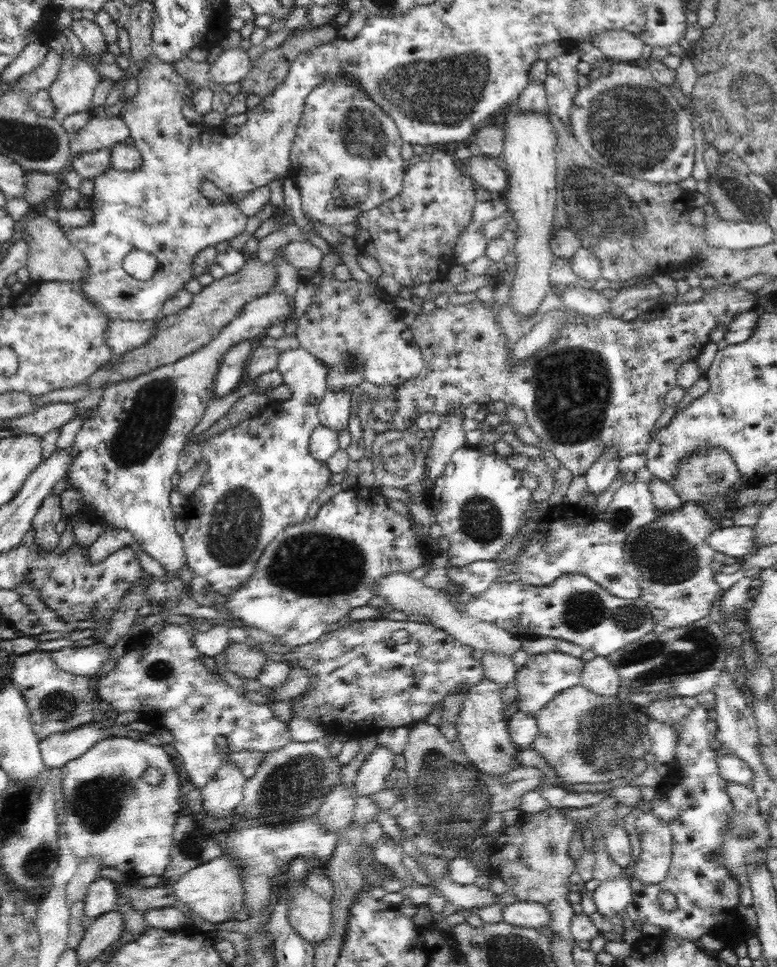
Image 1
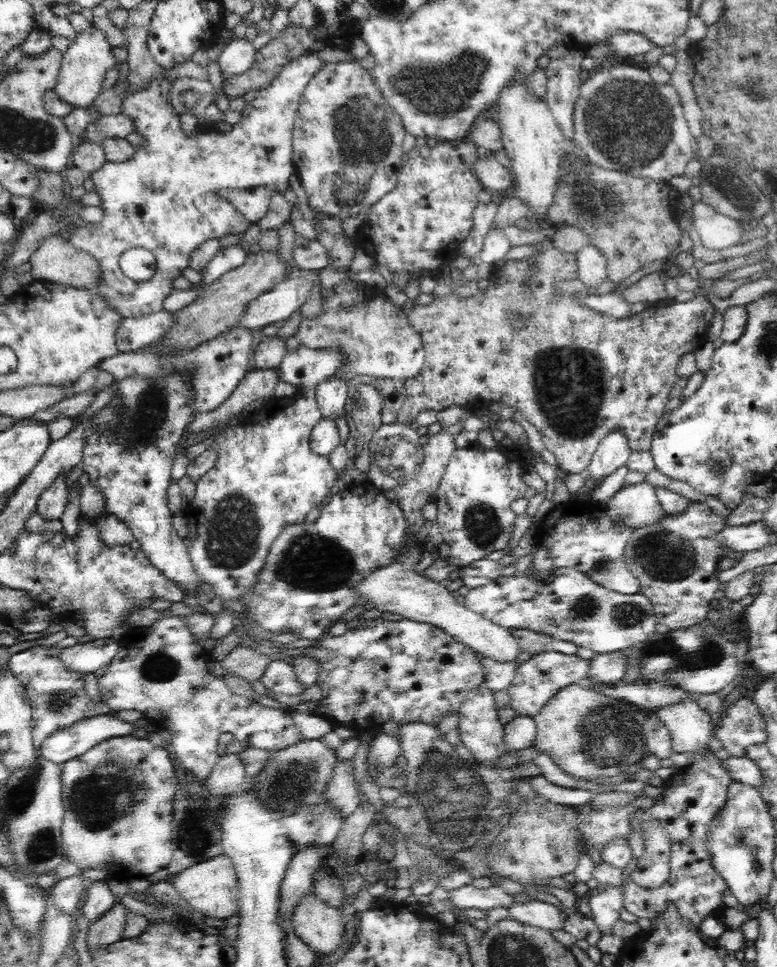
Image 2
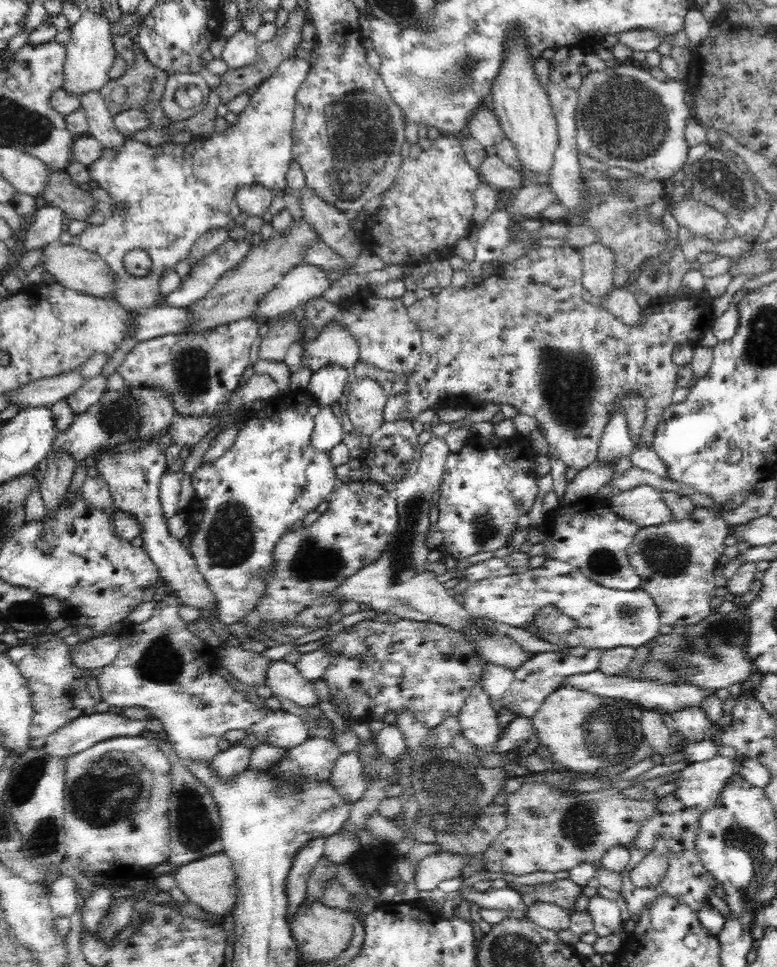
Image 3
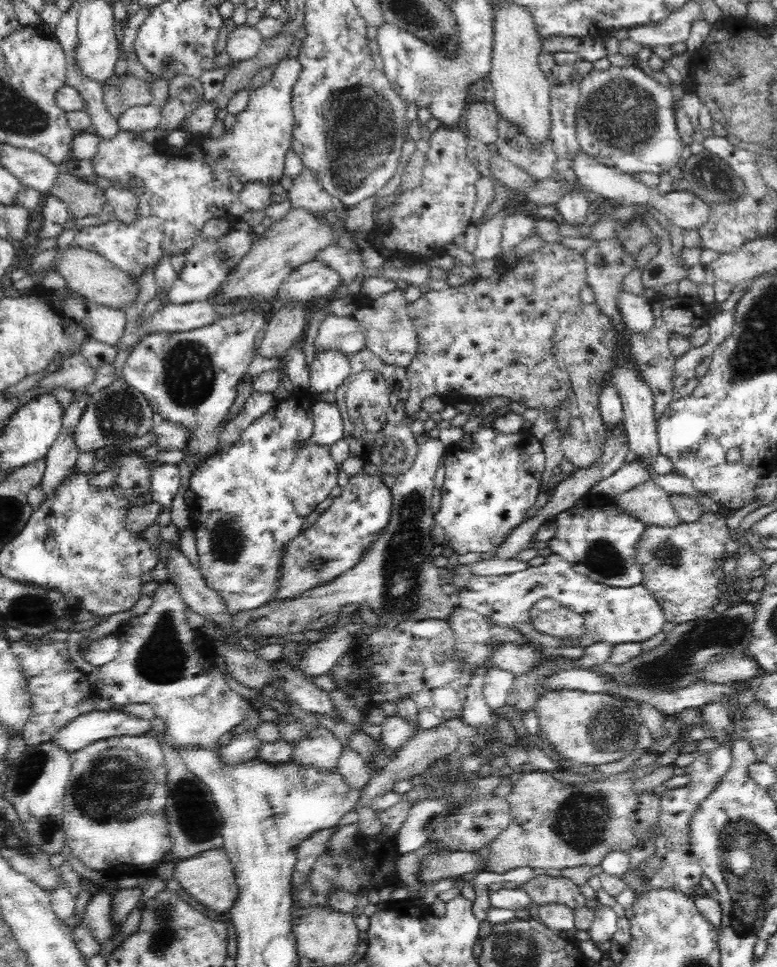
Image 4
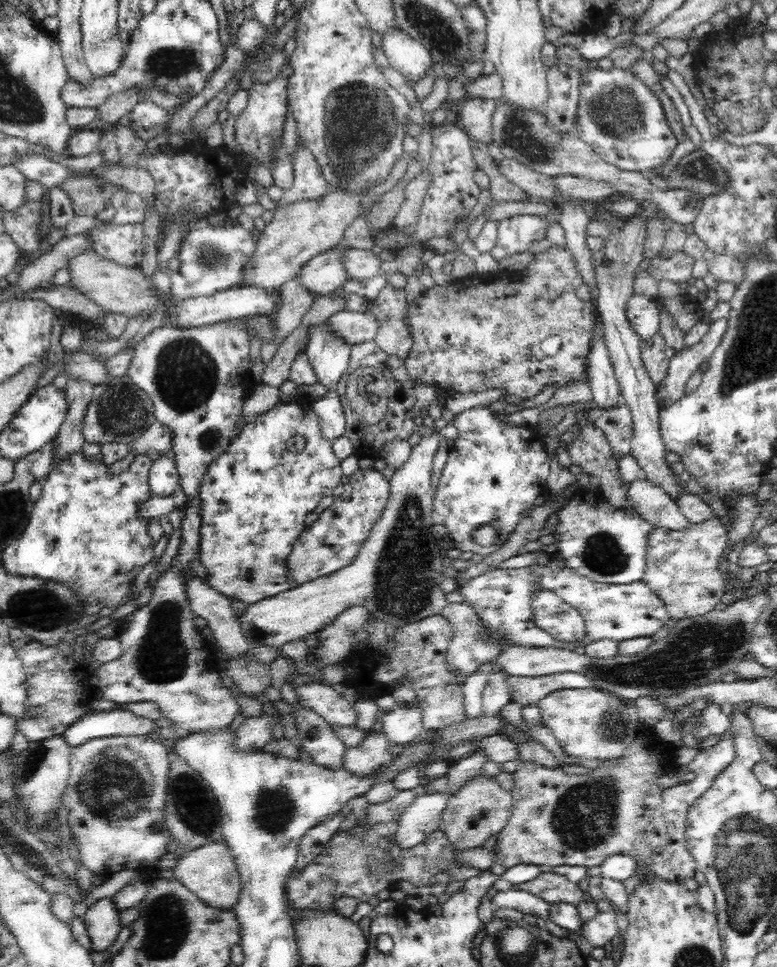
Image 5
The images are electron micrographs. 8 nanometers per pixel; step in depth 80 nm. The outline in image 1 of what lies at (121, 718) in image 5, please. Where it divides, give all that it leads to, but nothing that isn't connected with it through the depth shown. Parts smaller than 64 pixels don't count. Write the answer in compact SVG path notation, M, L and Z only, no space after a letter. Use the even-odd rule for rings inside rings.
M88 723L72 731L50 735L39 741L43 763L51 770L60 770L69 760L88 752L105 737L106 731L98 723Z

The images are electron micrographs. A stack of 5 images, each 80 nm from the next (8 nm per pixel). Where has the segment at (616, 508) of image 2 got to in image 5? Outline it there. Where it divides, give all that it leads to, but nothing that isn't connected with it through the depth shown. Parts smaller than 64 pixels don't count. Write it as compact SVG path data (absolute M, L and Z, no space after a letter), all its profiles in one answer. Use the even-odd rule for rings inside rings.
M636 479L628 488L629 513L651 522L653 527L665 530L687 530L691 523L682 514L676 501L647 479Z

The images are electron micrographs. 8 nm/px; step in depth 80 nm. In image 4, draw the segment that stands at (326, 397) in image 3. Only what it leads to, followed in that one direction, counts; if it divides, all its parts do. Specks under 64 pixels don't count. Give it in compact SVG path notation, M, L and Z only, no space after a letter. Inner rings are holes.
M337 350L315 354L310 367L310 384L306 390L308 394L324 396L335 394L351 371L350 358Z

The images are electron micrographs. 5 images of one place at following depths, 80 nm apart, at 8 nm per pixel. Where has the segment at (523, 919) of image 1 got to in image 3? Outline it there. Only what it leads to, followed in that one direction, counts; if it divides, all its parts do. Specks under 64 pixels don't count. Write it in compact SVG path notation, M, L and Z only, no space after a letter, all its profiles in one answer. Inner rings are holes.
M537 902L529 907L523 906L527 912L526 919L532 923L554 932L570 928L571 914L567 909L550 902Z

